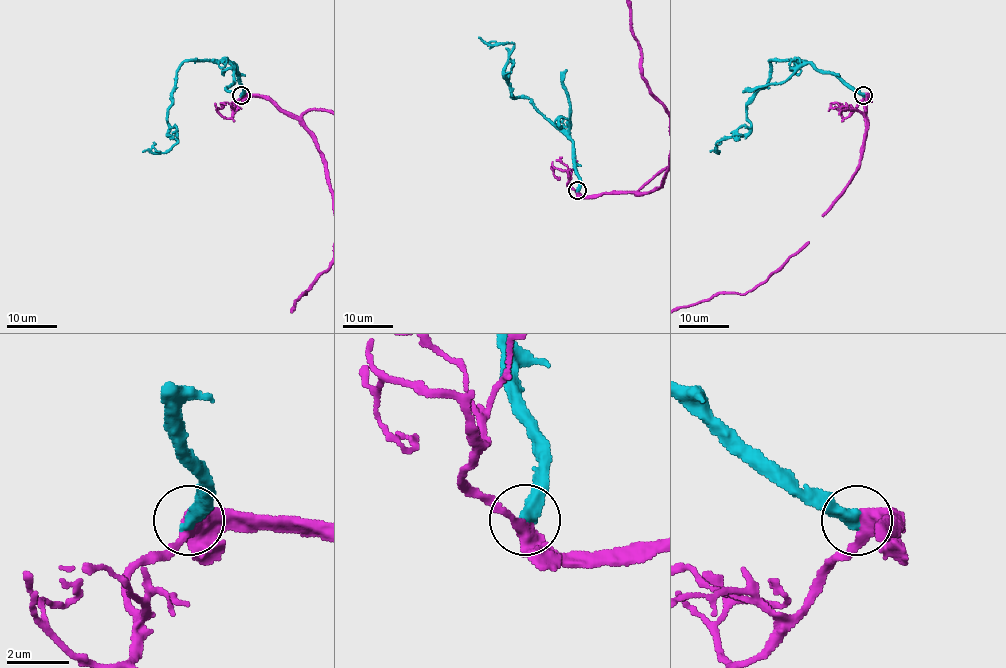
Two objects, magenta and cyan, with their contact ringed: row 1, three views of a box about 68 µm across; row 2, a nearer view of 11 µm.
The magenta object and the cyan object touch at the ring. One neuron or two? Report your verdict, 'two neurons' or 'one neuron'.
one neuron

